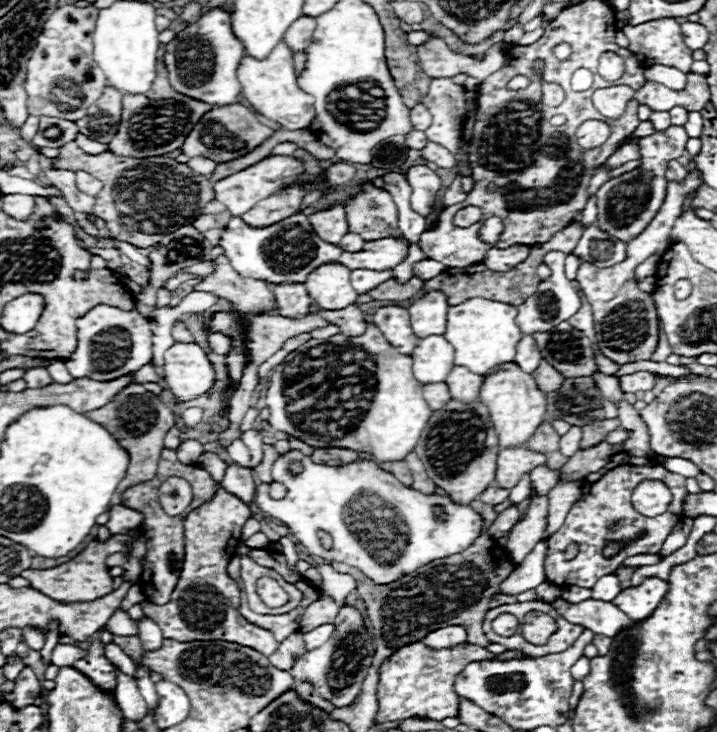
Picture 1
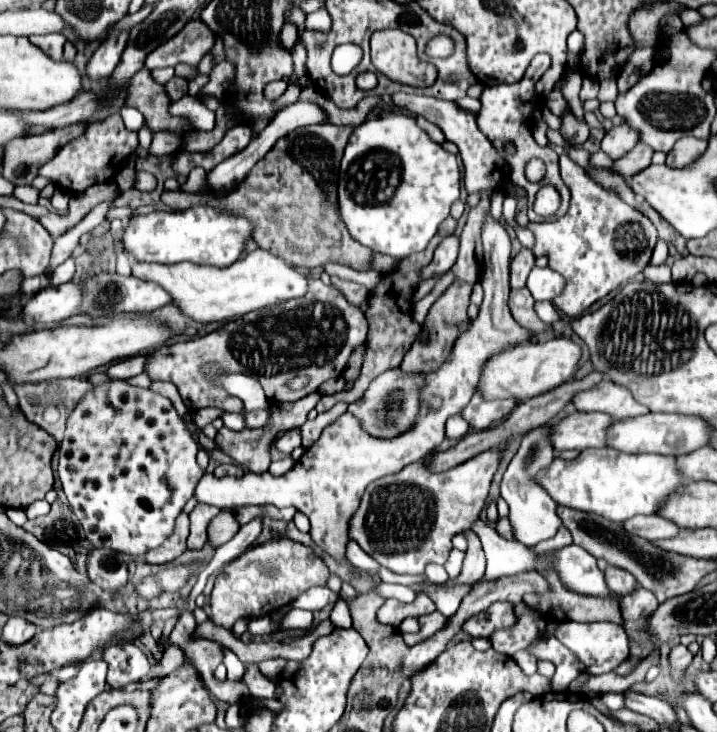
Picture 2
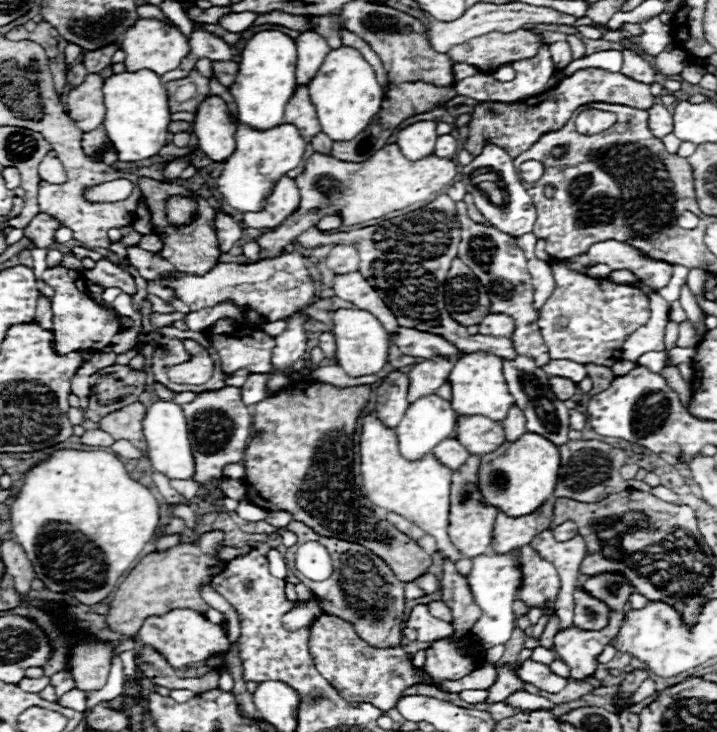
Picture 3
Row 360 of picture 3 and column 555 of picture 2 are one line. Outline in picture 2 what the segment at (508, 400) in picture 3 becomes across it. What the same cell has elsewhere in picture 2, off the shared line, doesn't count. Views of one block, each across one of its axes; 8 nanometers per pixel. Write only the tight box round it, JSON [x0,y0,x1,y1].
[534,448,684,522]

